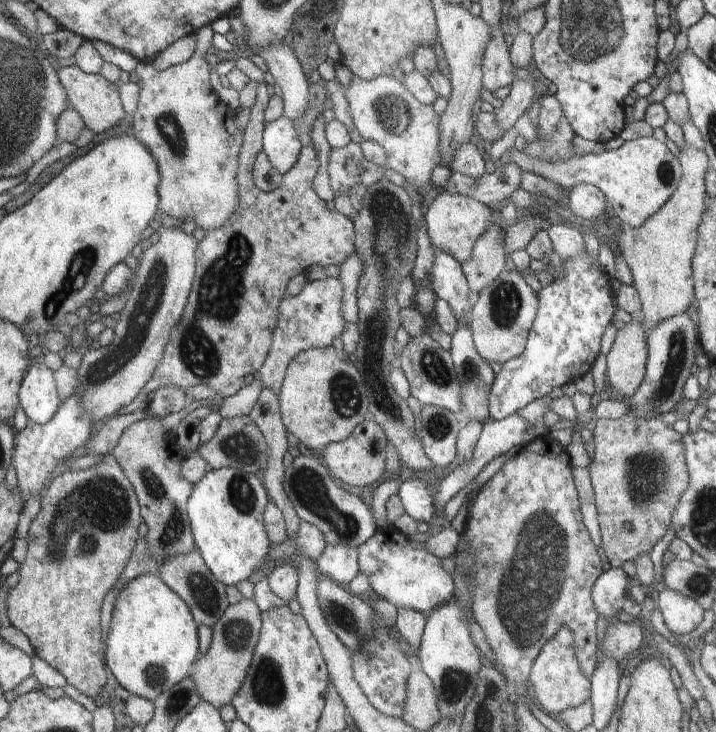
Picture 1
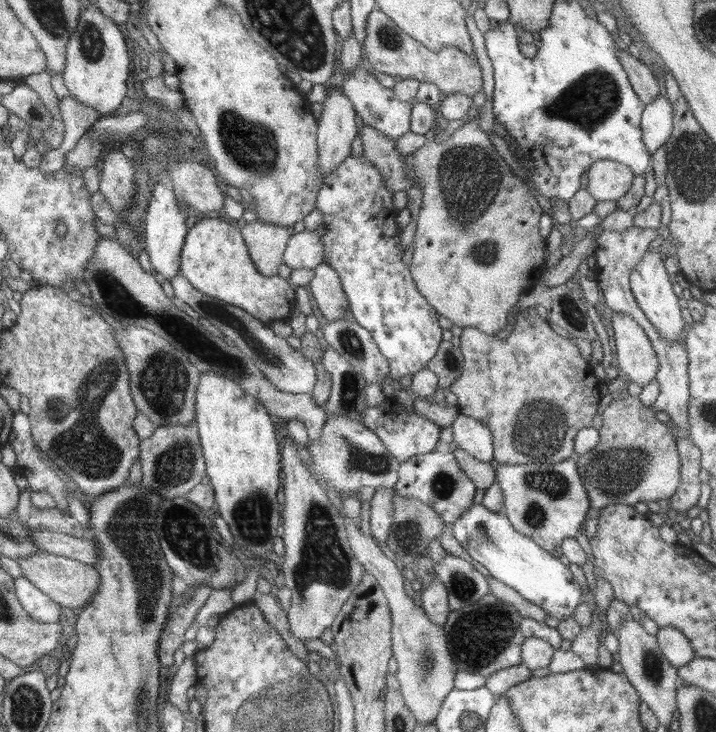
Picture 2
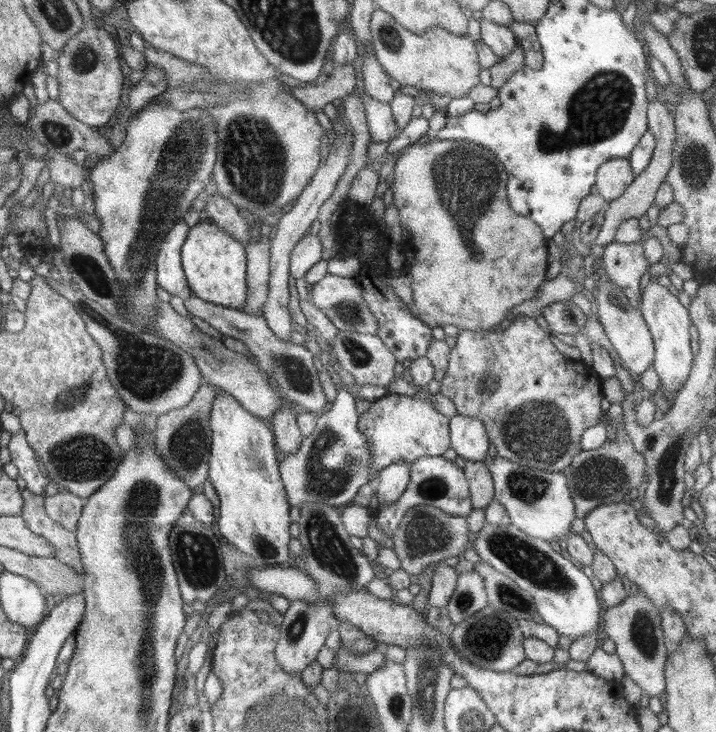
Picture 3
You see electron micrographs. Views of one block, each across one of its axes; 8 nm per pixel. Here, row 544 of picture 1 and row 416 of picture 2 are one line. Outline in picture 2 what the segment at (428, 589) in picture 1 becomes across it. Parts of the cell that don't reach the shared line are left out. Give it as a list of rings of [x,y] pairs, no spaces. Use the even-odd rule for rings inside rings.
[[[393,396],[378,406],[366,407],[364,418],[362,418],[362,425],[377,434],[384,447],[401,464],[416,454],[433,452],[443,429],[422,415],[407,412],[403,408],[402,404]]]

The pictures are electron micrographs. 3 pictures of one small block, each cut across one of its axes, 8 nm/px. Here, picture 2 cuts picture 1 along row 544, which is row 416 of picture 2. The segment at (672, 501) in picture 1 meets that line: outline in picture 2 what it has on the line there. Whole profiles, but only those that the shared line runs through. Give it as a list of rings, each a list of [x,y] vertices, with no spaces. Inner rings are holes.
[[[632,395],[616,398],[602,414],[600,443],[587,454],[575,455],[578,474],[594,508],[622,503],[658,502],[674,496],[680,487],[680,454],[675,431],[656,419],[656,408],[644,406]]]

